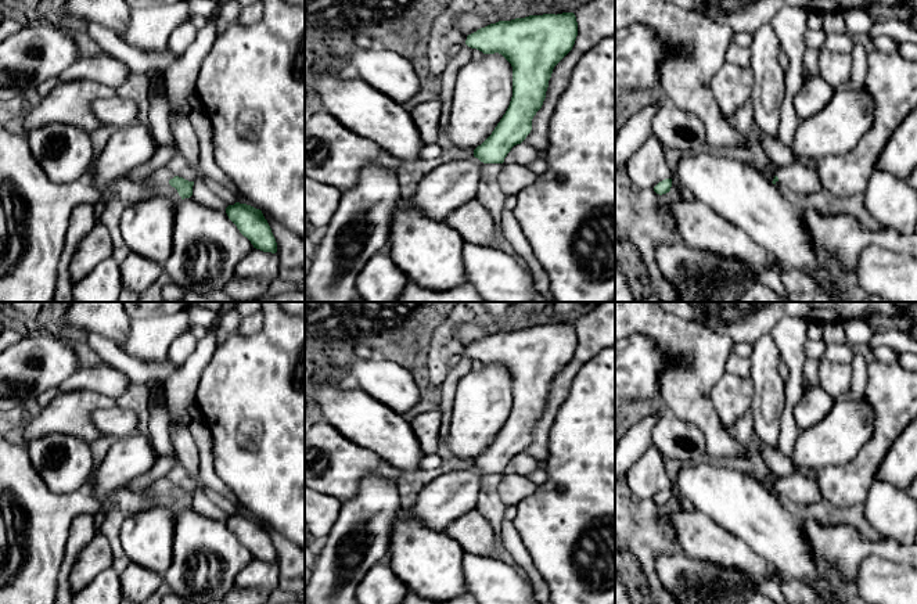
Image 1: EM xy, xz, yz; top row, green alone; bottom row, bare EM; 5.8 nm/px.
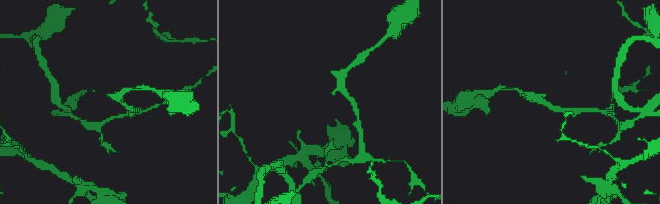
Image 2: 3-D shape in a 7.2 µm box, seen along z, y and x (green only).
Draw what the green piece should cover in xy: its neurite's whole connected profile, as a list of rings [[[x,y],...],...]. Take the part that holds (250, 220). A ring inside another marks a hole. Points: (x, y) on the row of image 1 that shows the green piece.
[[[235,202],[226,208],[226,213],[253,248],[263,252],[277,252],[276,238],[260,209]]]

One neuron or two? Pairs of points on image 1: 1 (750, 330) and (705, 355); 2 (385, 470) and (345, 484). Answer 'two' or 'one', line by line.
1: two
2: one

